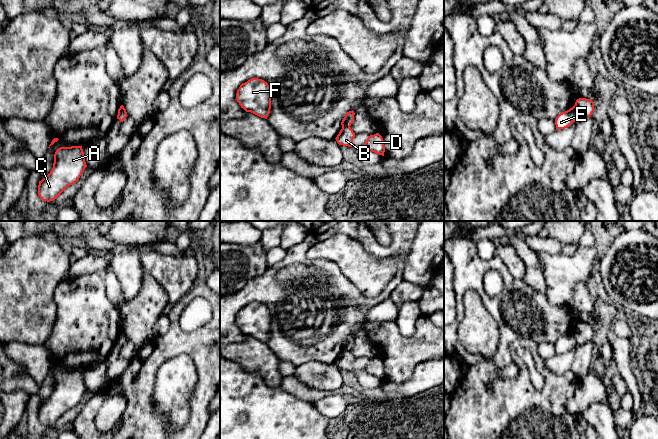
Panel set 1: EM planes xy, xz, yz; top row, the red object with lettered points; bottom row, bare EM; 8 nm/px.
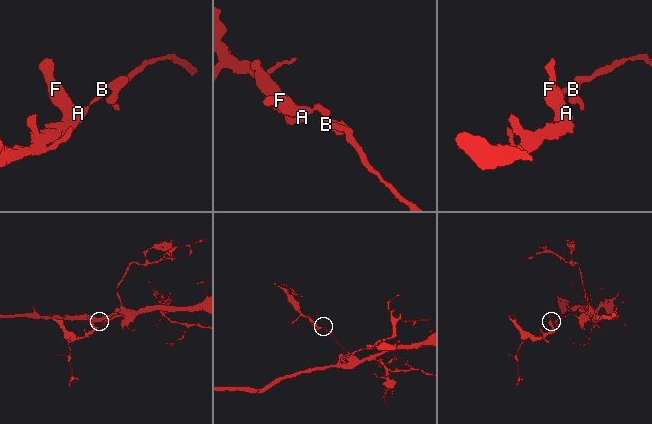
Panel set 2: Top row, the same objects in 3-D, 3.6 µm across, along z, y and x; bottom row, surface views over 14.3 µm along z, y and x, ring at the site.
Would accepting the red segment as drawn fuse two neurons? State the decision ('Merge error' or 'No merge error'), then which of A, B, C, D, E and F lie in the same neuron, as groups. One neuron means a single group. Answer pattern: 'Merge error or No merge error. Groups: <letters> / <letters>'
Merge error. Groups: A C E F / B D

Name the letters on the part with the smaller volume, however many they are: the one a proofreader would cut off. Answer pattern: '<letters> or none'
A, C, E, F

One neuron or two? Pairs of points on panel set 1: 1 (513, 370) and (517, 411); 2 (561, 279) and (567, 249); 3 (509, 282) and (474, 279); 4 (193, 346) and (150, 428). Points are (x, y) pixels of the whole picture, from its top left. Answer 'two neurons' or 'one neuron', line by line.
1: two neurons
2: two neurons
3: one neuron
4: one neuron

